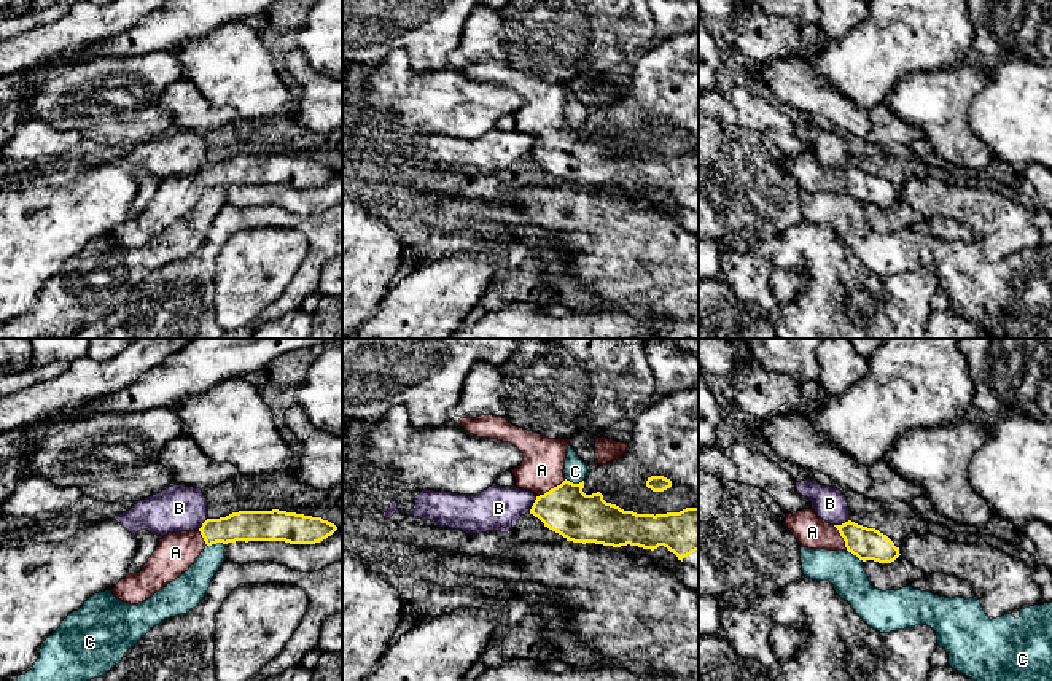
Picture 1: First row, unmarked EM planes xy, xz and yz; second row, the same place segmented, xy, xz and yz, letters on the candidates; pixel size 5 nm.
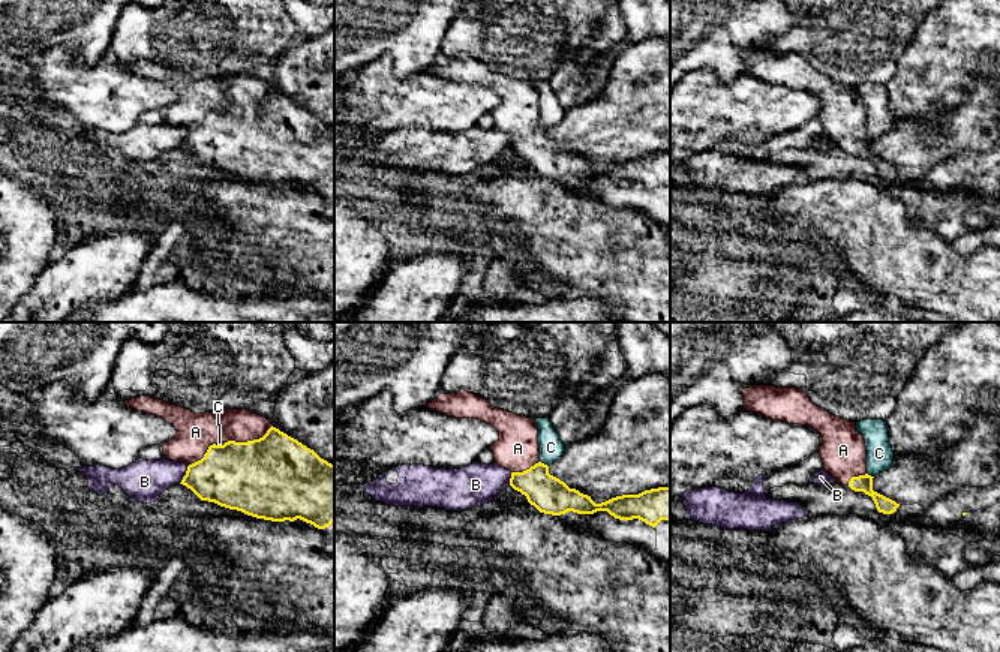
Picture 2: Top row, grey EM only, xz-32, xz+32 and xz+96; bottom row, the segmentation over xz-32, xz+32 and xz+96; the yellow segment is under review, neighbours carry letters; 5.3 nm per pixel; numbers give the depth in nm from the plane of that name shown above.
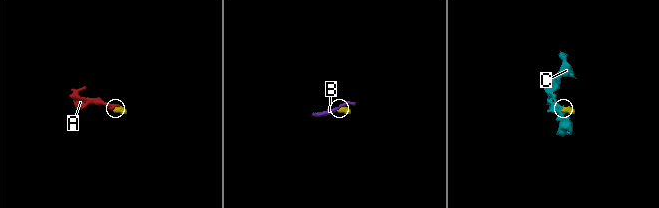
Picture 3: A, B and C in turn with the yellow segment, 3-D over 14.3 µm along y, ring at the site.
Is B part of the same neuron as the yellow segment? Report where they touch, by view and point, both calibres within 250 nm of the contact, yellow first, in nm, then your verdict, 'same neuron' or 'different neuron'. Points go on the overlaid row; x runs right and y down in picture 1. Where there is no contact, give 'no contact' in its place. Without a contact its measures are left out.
xz (533, 505) | 260/220 nm | different neuron

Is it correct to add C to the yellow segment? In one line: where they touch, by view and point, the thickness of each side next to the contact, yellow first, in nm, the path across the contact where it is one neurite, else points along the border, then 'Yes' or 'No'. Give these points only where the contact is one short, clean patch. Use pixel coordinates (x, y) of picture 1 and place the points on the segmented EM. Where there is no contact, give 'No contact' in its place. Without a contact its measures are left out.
Touches yellow at xy (215, 543). Thickness 160 nm (yellow) against 160 nm. Boundary: xy (225, 543), (207, 546). No

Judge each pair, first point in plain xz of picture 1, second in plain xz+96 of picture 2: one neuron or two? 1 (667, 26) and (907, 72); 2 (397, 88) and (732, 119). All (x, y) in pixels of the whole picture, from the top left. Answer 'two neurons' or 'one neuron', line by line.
1: one neuron
2: one neuron

